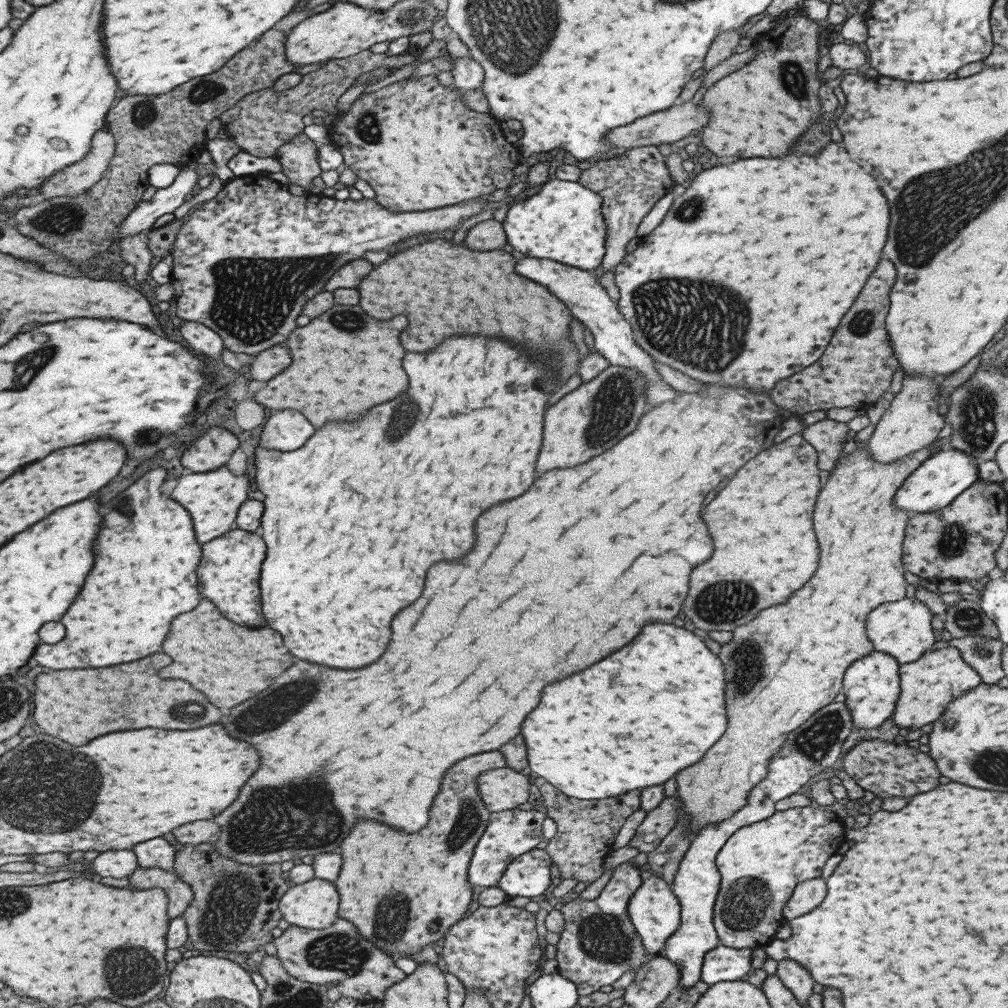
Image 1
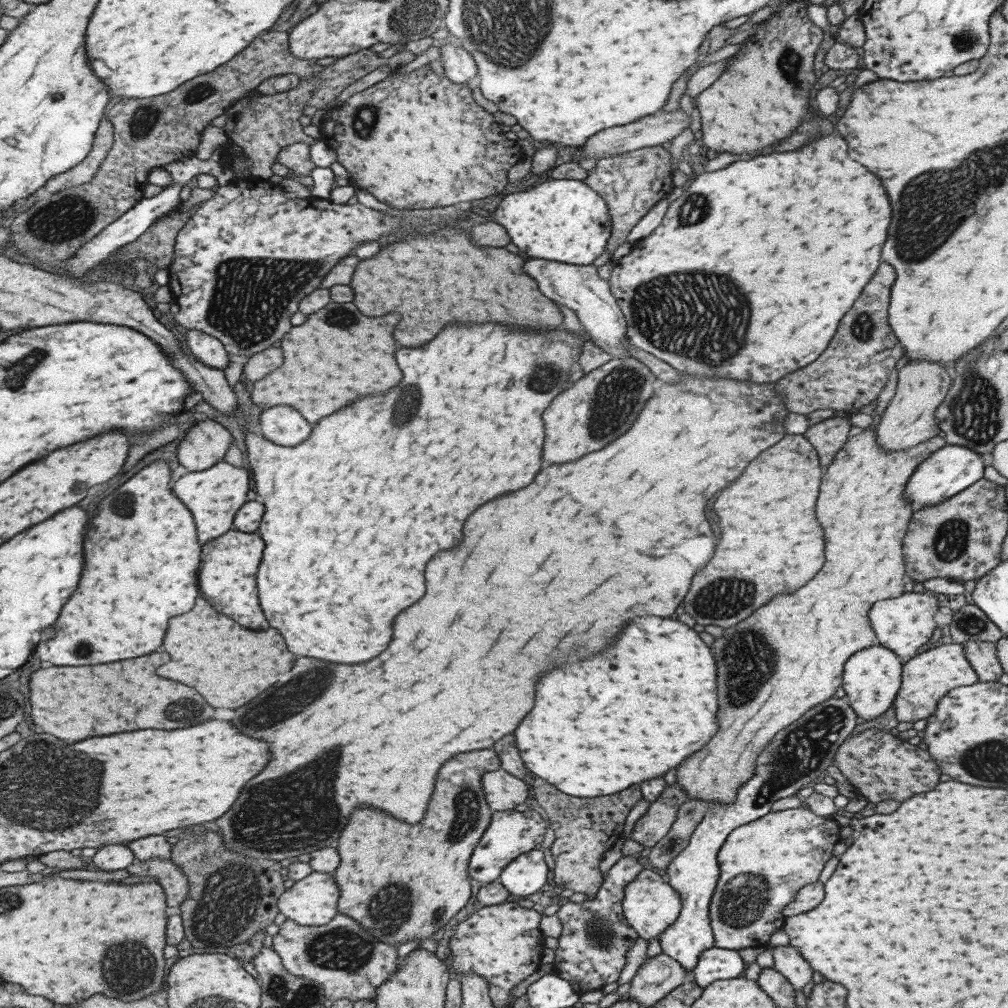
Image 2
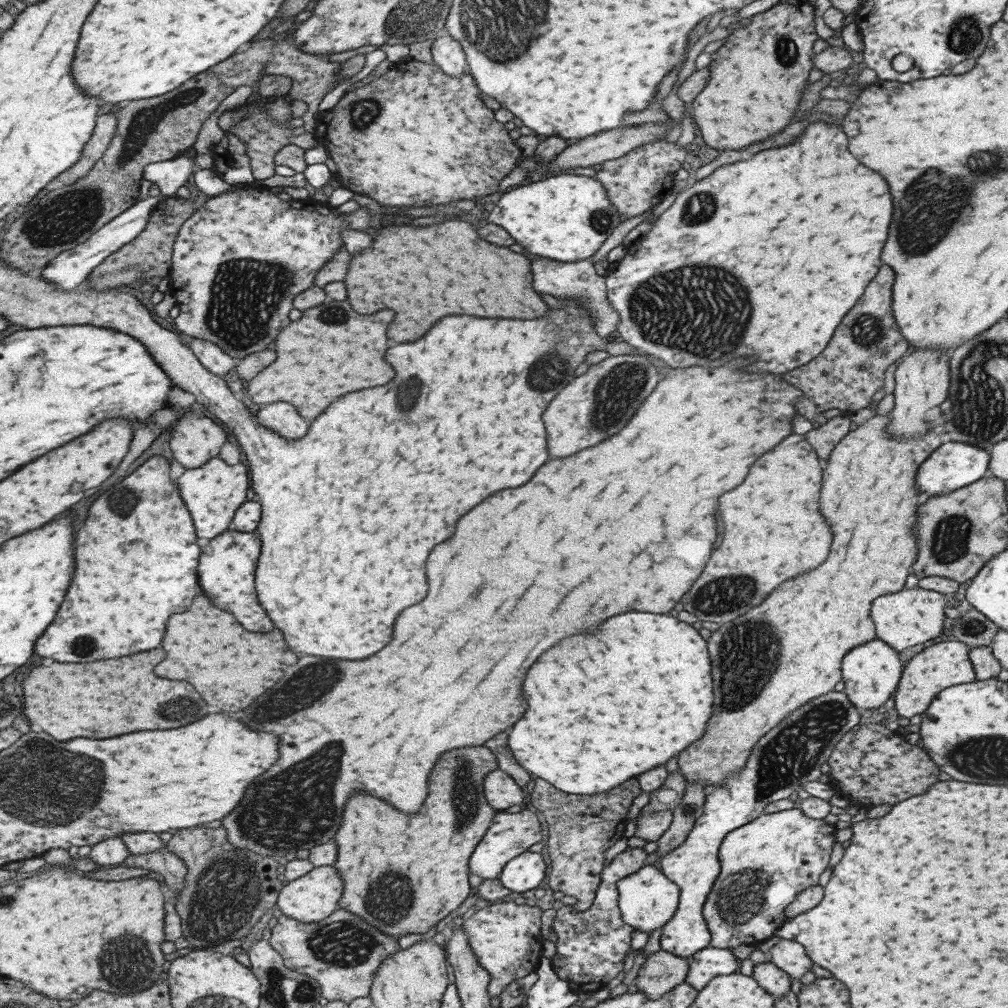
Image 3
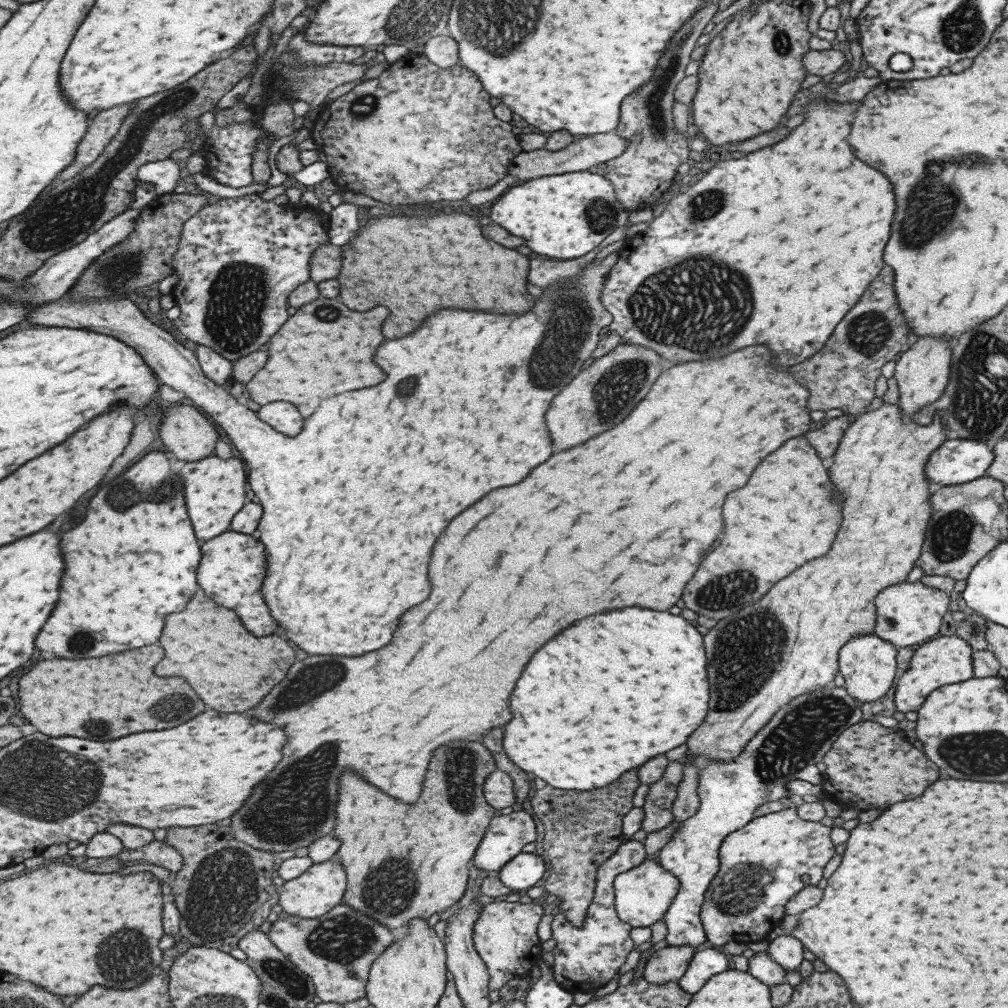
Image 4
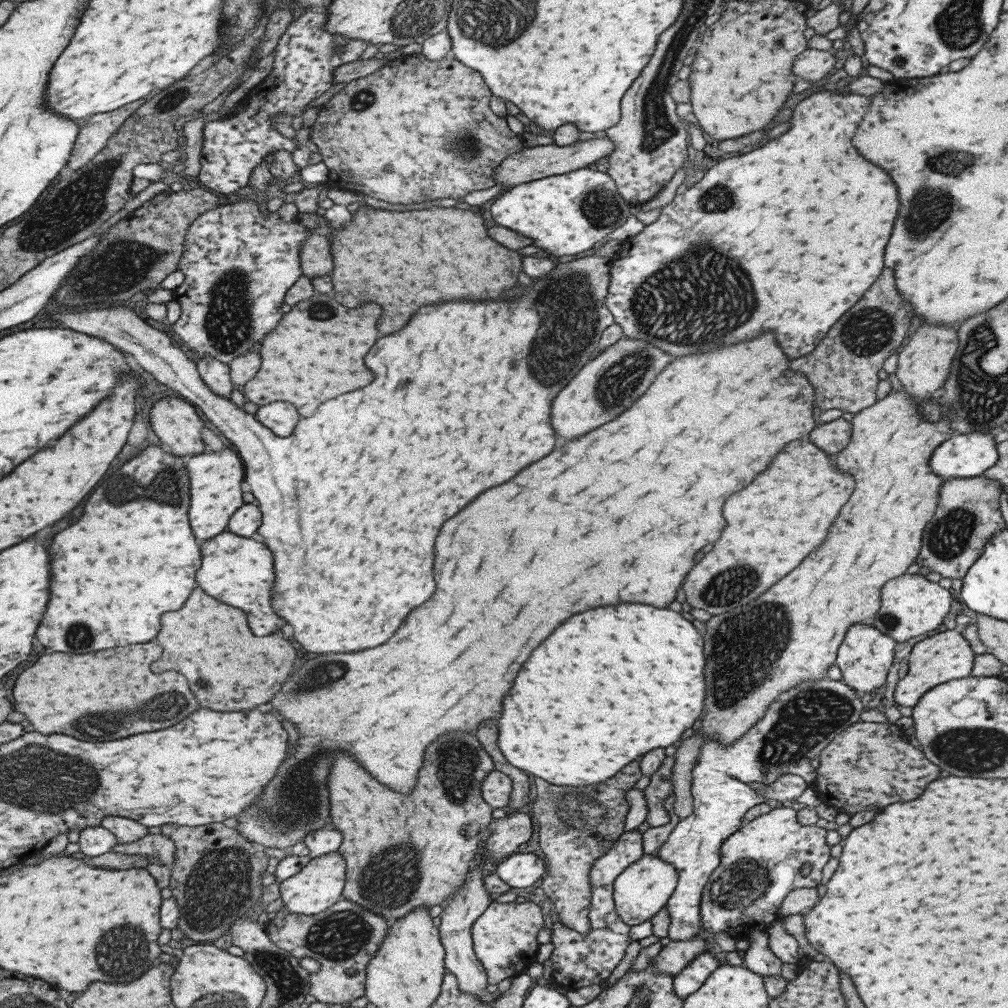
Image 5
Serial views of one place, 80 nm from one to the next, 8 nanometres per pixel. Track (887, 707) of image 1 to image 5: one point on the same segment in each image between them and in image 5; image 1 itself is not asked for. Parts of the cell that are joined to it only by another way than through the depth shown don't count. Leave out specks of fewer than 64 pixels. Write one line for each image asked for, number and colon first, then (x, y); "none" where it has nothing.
2: (870, 678)
3: (870, 671)
4: (867, 663)
5: (864, 656)

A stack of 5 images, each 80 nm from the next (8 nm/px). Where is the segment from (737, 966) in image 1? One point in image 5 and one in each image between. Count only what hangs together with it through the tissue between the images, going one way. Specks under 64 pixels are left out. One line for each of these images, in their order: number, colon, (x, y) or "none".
2: (712, 964)
3: (708, 962)
4: (705, 963)
5: (695, 973)

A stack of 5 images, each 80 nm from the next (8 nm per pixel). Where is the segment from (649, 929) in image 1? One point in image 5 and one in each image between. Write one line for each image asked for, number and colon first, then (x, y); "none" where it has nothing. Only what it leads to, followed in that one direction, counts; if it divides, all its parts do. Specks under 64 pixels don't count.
2: (649, 905)
3: (646, 899)
4: (642, 894)
5: (643, 888)

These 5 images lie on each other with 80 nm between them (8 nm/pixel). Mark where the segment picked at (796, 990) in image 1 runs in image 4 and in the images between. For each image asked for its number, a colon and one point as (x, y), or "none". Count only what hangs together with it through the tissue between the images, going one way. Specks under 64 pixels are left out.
2: (787, 960)
3: (789, 956)
4: (785, 950)

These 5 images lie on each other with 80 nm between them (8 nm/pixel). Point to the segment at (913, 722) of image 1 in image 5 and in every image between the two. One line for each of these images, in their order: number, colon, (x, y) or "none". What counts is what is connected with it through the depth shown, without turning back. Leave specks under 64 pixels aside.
2: (925, 678)
3: (940, 665)
4: (942, 660)
5: (944, 656)

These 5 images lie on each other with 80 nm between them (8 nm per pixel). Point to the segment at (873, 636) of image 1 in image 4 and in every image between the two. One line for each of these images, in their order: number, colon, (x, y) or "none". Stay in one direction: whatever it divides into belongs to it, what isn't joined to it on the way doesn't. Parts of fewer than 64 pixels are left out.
2: (901, 624)
3: (910, 616)
4: (907, 613)

